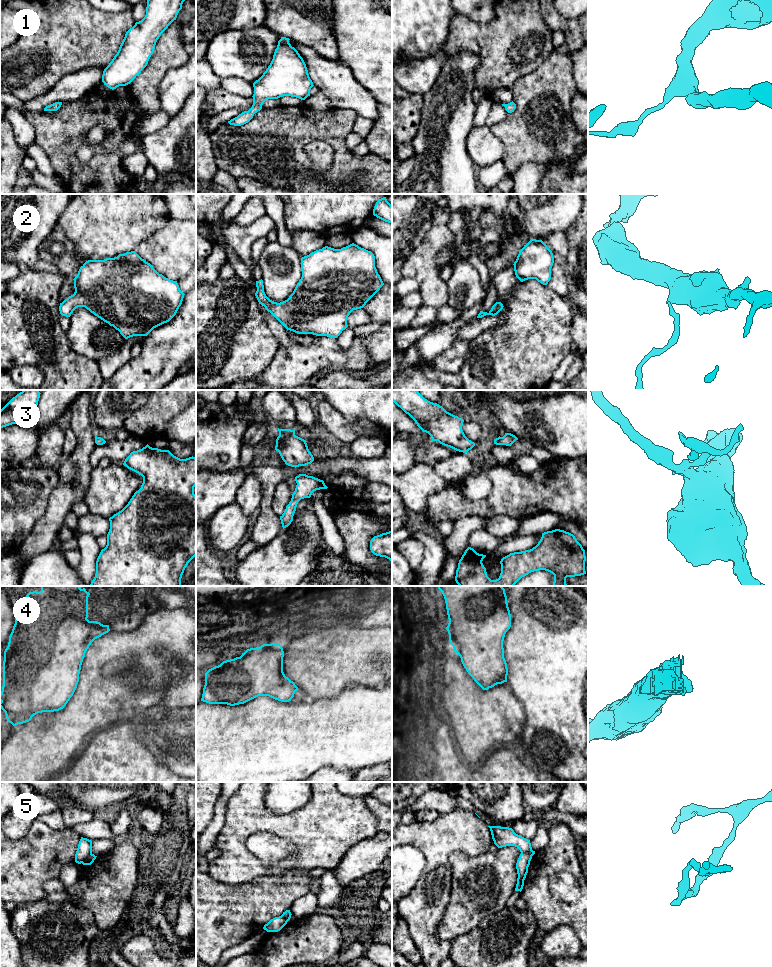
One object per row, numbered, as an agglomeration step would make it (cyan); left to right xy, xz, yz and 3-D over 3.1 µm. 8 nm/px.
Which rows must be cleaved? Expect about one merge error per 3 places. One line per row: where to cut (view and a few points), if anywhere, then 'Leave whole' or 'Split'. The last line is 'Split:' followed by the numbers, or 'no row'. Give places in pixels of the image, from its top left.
1: No split. Leave whole
2: No split. Leave whole
3: No split. Leave whole
4: No split. Leave whole
5: Split along xy (91, 853), (81, 862). Split
Split: 5

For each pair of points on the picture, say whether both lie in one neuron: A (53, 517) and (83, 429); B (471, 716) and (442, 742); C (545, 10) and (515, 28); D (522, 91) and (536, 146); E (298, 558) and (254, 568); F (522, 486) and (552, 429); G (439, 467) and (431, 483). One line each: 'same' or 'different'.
A: same
B: different
C: different
D: same
E: same
F: different
G: different

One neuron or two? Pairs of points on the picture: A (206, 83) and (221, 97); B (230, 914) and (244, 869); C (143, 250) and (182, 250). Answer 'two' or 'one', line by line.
A: two
B: two
C: one

